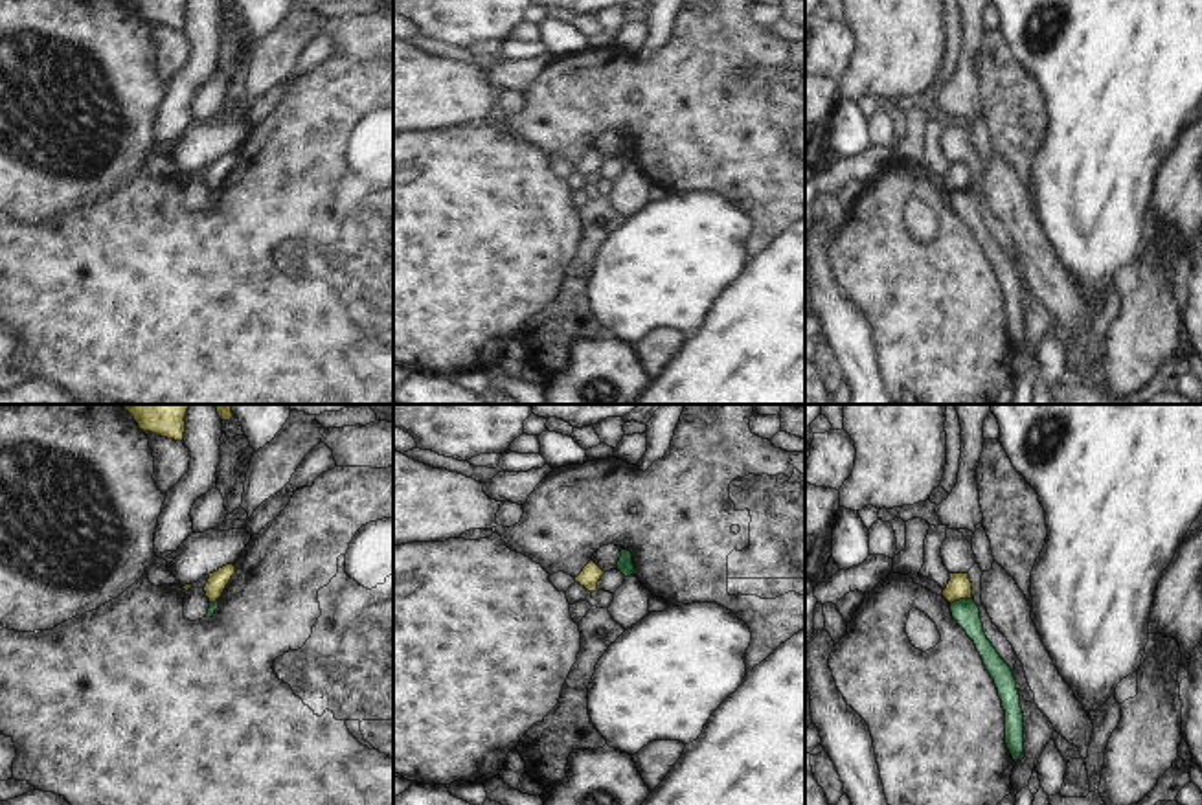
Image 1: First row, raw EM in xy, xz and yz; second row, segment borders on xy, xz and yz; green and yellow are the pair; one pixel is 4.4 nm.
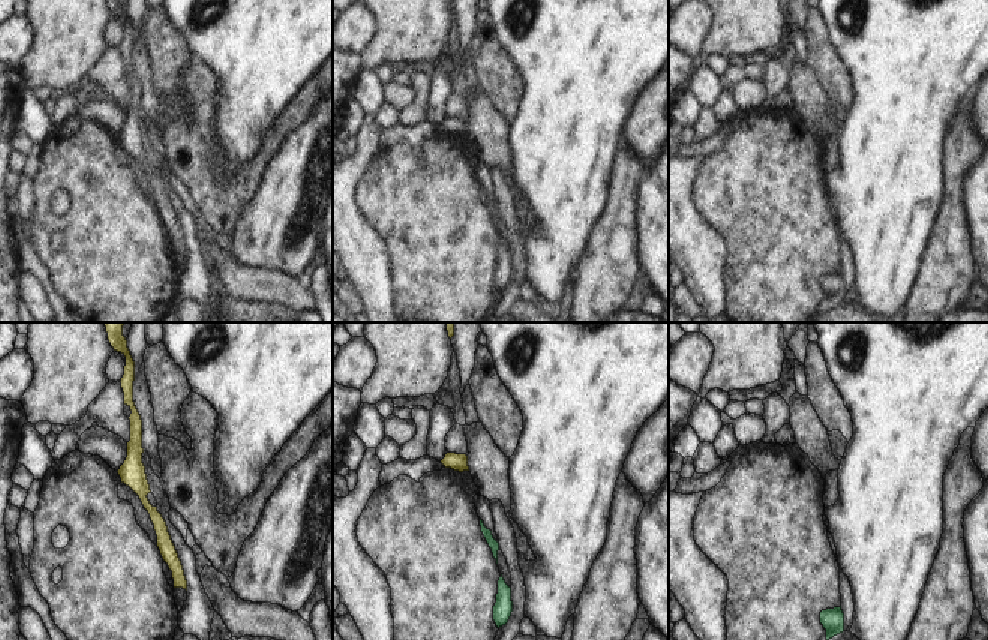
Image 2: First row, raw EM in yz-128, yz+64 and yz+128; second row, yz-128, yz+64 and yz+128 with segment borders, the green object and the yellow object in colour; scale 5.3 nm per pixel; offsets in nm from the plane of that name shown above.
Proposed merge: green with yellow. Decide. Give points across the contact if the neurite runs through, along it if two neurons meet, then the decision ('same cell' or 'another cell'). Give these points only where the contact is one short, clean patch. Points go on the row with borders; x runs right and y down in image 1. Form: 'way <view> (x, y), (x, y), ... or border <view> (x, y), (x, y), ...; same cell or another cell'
border yz (971, 596), (951, 603); another cell

